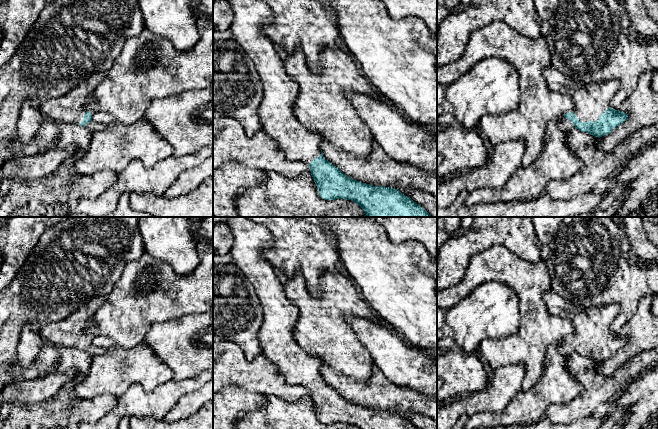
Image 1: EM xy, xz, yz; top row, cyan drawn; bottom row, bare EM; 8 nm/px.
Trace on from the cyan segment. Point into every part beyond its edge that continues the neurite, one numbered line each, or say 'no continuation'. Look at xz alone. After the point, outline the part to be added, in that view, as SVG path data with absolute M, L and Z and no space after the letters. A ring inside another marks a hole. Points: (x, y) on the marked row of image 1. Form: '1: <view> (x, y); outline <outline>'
1: xz (275, 111); outline M227 0L227 2L232 10L233 20L229 29L232 31L233 39L245 50L252 60L263 83L264 95L258 108L262 129L278 144L285 153L287 160L310 164L321 155L322 136L303 126L293 113L293 105L299 93L299 85L288 76L283 60L275 50L271 39L263 30L265 24L272 22L270 7L261 0Z

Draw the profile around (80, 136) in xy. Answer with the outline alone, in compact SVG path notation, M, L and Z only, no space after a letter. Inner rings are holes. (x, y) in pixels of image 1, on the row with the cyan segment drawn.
M58 122L58 126L59 140L53 149L62 149L67 145L74 144L77 146L77 151L73 157L77 159L83 157L89 148L93 132L78 124Z

